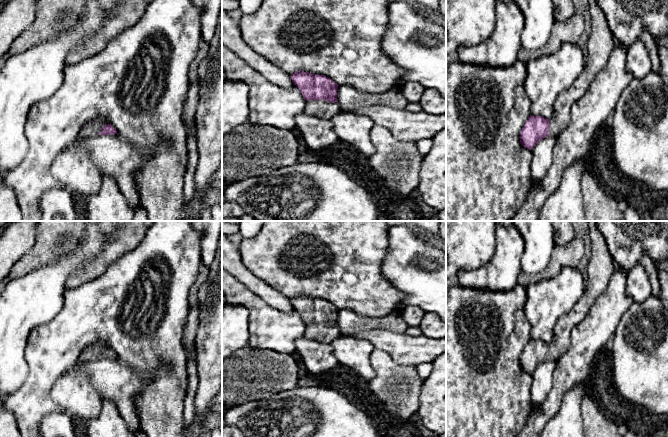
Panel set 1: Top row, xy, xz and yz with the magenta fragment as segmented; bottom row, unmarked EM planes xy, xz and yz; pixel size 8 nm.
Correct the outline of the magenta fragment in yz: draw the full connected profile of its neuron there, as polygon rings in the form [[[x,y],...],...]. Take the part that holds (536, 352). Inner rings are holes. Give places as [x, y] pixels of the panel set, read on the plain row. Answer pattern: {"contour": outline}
{"contour": [[[587,221],[591,240],[591,257],[588,262],[588,285],[572,310],[556,323],[555,336],[550,344],[530,339],[520,355],[521,368],[531,374],[547,360],[557,361],[569,348],[572,329],[588,315],[597,298],[605,291],[614,271],[614,260],[596,221]]]}

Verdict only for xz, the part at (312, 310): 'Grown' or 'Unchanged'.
Grown

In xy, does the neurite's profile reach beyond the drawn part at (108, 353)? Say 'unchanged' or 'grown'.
grown

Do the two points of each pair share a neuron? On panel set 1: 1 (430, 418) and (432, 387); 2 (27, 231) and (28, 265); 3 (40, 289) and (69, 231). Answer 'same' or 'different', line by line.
1: same
2: different
3: different

